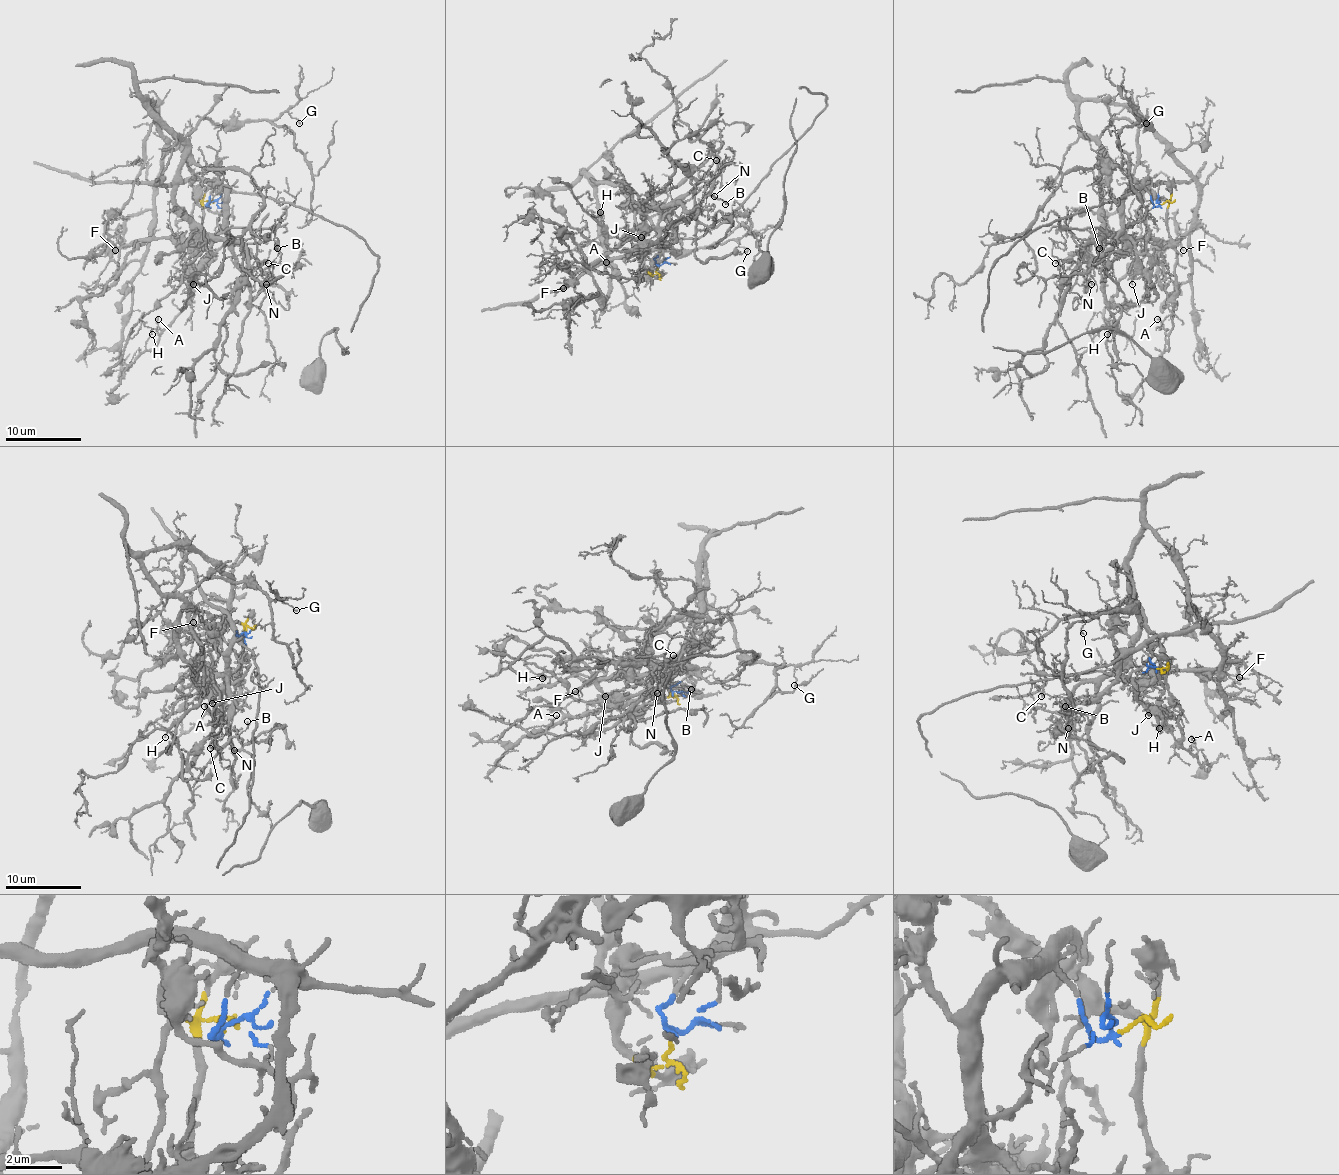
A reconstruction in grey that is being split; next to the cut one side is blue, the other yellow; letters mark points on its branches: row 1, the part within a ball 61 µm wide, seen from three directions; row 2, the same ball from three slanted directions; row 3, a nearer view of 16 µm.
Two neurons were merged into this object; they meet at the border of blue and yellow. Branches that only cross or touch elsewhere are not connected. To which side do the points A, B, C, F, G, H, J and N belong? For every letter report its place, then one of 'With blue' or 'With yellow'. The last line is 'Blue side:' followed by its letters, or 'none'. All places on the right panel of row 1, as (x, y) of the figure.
A: Place: (1157, 319). With yellow
B: Place: (1099, 248). With blue
C: Place: (1055, 263). With blue
F: Place: (1183, 250). With blue
G: Place: (1146, 123). With yellow
H: Place: (1107, 334). With yellow
J: Place: (1132, 284). With blue
N: Place: (1091, 284). With blue
Blue side: B, C, F, J, N

